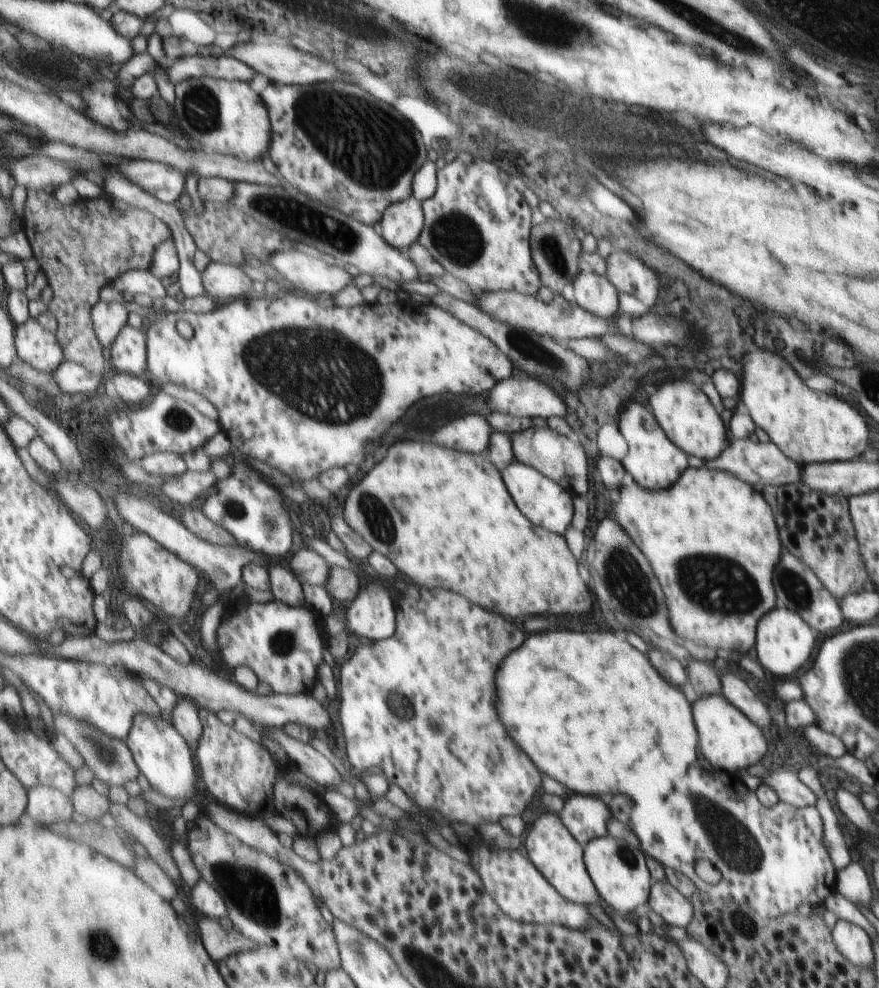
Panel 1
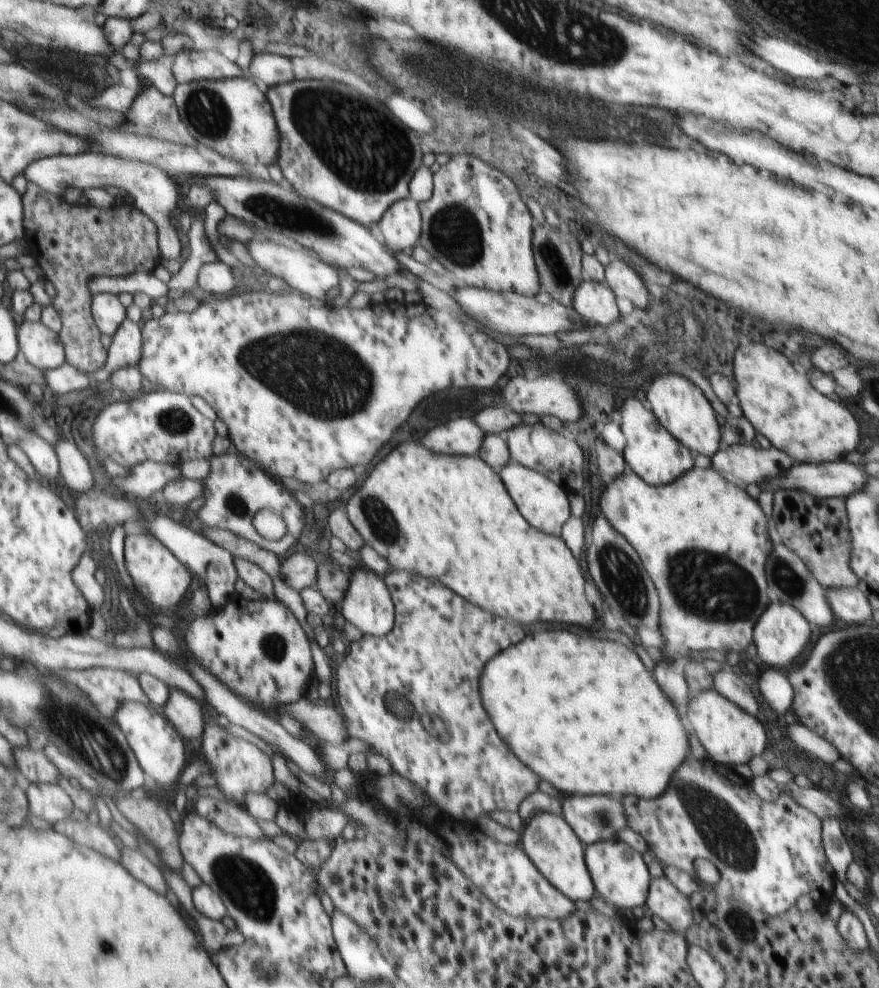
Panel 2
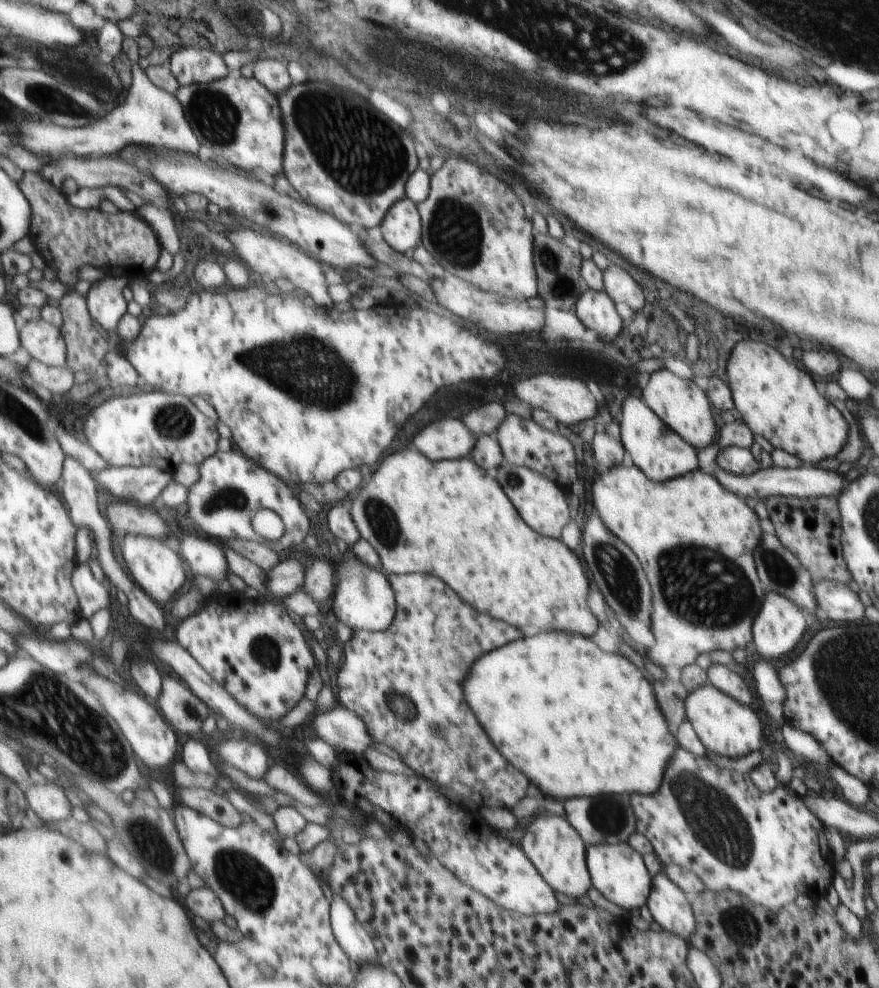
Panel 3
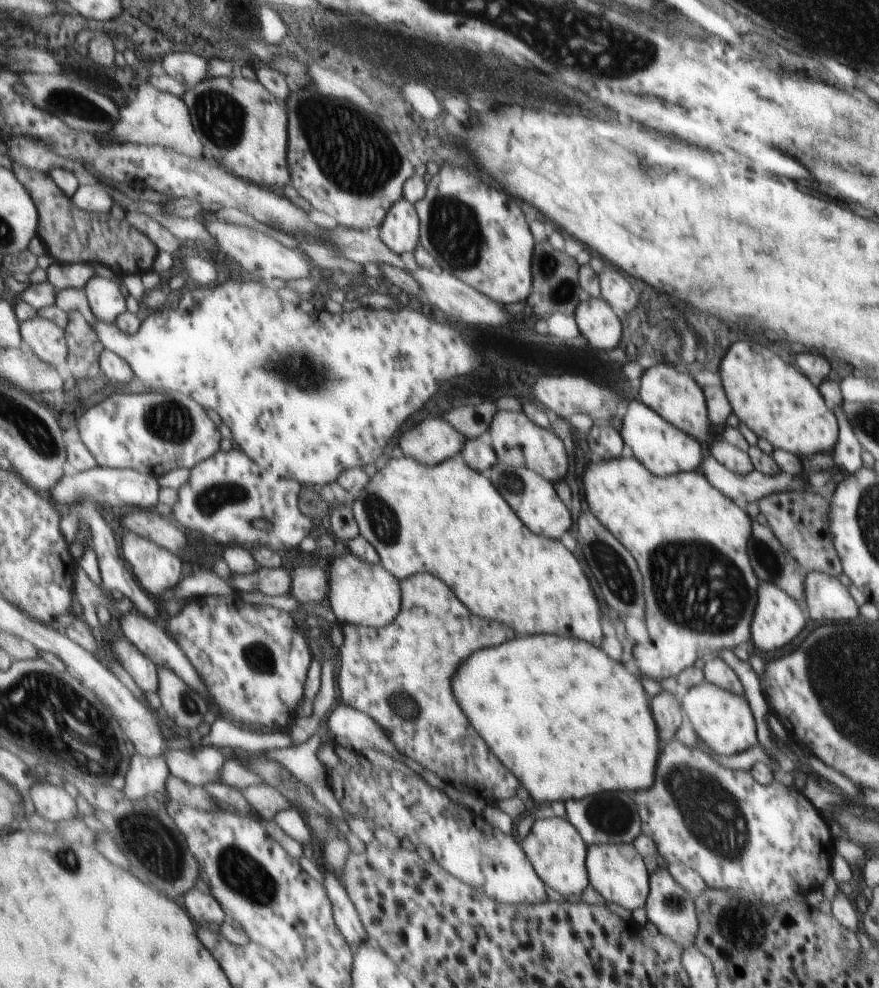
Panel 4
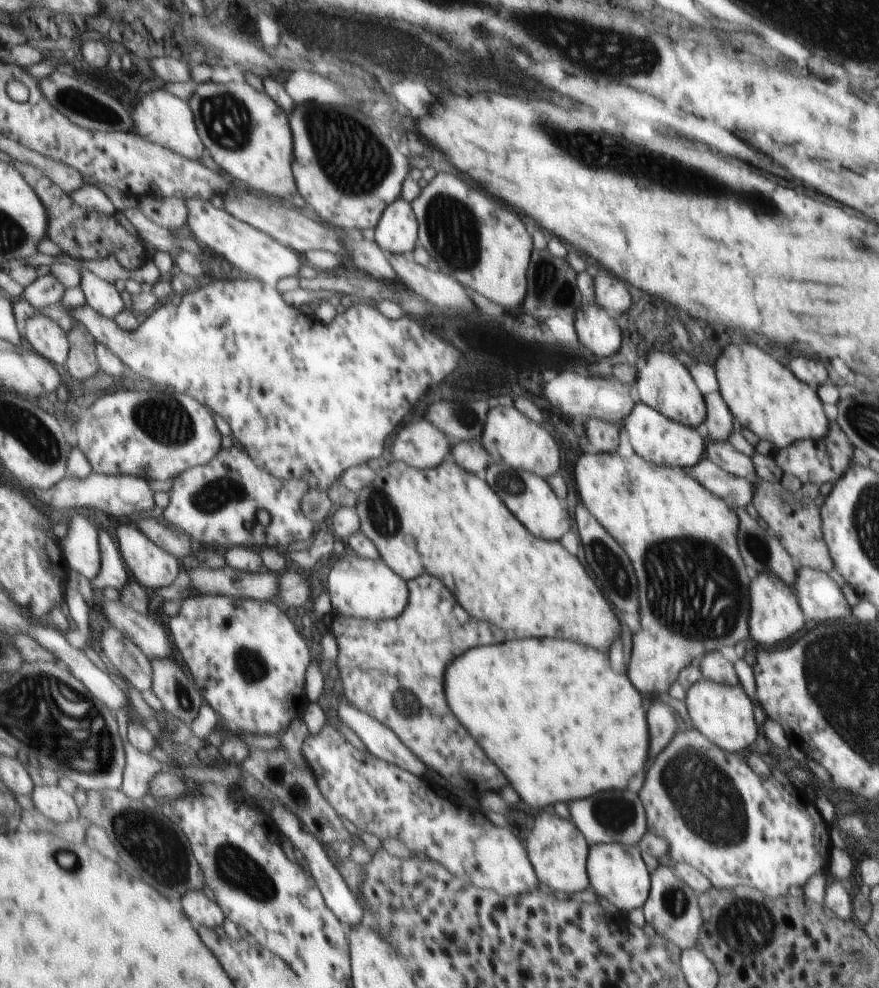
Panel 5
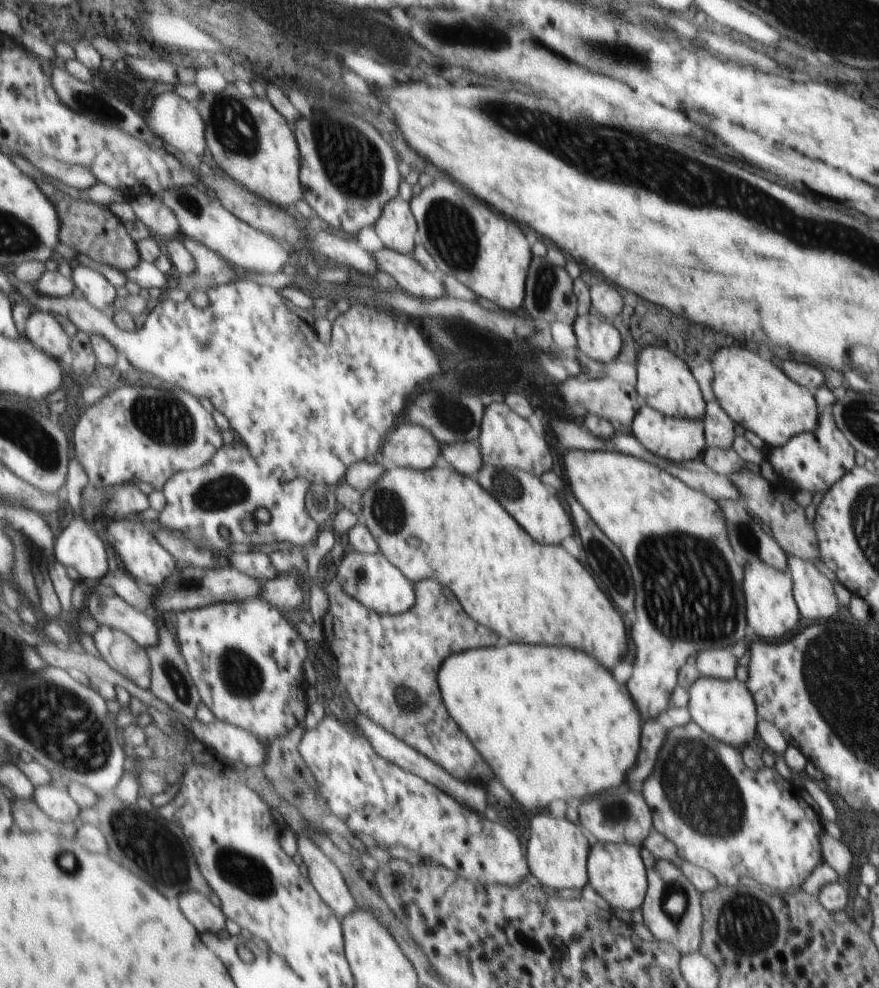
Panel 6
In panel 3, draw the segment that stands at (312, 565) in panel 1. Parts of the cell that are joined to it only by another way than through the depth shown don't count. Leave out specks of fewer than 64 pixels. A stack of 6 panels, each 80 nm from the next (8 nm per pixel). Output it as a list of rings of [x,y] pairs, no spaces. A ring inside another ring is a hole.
[[[285,557],[275,568],[265,571],[266,590],[284,599],[304,588],[306,567],[303,566],[303,561],[305,559],[291,560]]]

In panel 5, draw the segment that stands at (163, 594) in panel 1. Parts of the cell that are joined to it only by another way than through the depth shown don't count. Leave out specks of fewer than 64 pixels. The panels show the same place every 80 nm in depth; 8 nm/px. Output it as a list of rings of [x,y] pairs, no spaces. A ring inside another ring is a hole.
[[[132,521],[129,524],[120,524],[116,527],[116,538],[122,552],[124,561],[126,562],[131,576],[135,578],[139,584],[152,589],[159,587],[168,587],[177,580],[179,576],[179,560],[164,548],[161,548],[156,541],[151,540],[136,524]]]

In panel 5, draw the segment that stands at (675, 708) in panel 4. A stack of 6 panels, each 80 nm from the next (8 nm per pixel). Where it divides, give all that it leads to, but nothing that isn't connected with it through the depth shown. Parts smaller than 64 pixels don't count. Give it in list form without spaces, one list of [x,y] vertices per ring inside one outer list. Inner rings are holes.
[[[655,701],[647,710],[647,732],[649,732],[649,748],[647,748],[647,764],[671,740],[677,729],[678,717],[667,704]]]

